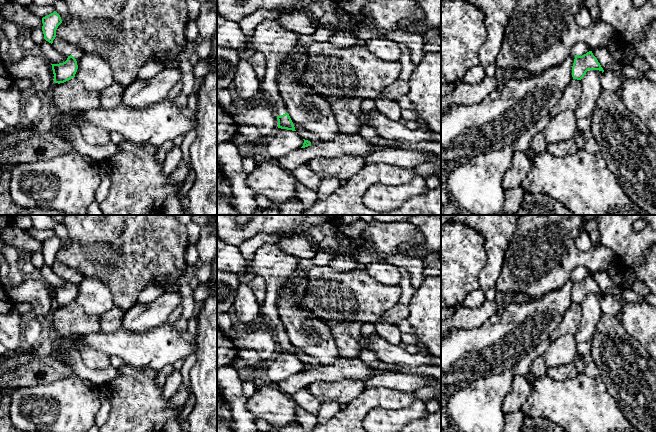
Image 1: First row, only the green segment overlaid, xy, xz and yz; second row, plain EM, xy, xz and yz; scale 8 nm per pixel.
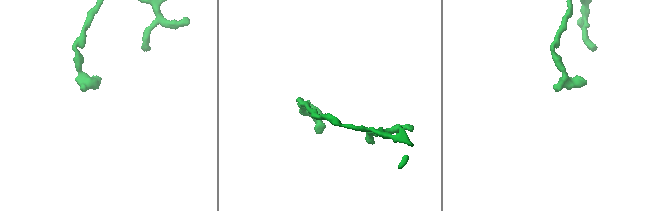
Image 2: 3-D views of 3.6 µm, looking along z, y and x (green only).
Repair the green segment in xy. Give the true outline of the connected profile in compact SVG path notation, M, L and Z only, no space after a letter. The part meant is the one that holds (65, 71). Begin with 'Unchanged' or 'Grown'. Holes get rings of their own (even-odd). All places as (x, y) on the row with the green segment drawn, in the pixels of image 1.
Unchanged. M70 55L67 60L59 64L51 64L55 83L64 83L75 77L78 69L76 59Z

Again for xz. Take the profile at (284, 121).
Grown. M265 19L255 28L246 46L252 46L266 58L266 76L261 81L263 103L271 107L278 120L278 128L296 131L280 95L276 79L279 65L298 44L299 35L284 28L276 19Z

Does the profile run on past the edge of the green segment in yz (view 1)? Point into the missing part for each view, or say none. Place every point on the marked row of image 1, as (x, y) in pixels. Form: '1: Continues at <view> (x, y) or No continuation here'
1: No continuation here

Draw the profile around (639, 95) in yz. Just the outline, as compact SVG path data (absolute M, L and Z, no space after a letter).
M627 78L621 83L619 93L627 110L639 117L656 136L656 83L647 78Z

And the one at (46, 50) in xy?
M44 40L38 51L46 60L48 60L51 64L59 64L63 63L67 60L68 57L59 53L51 43Z

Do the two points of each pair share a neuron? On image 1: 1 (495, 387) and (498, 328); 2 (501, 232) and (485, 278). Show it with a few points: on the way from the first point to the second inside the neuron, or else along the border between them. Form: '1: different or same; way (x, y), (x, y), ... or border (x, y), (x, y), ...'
1: different; border (511, 367), (473, 381)
2: same; way (495, 243), (493, 267)

